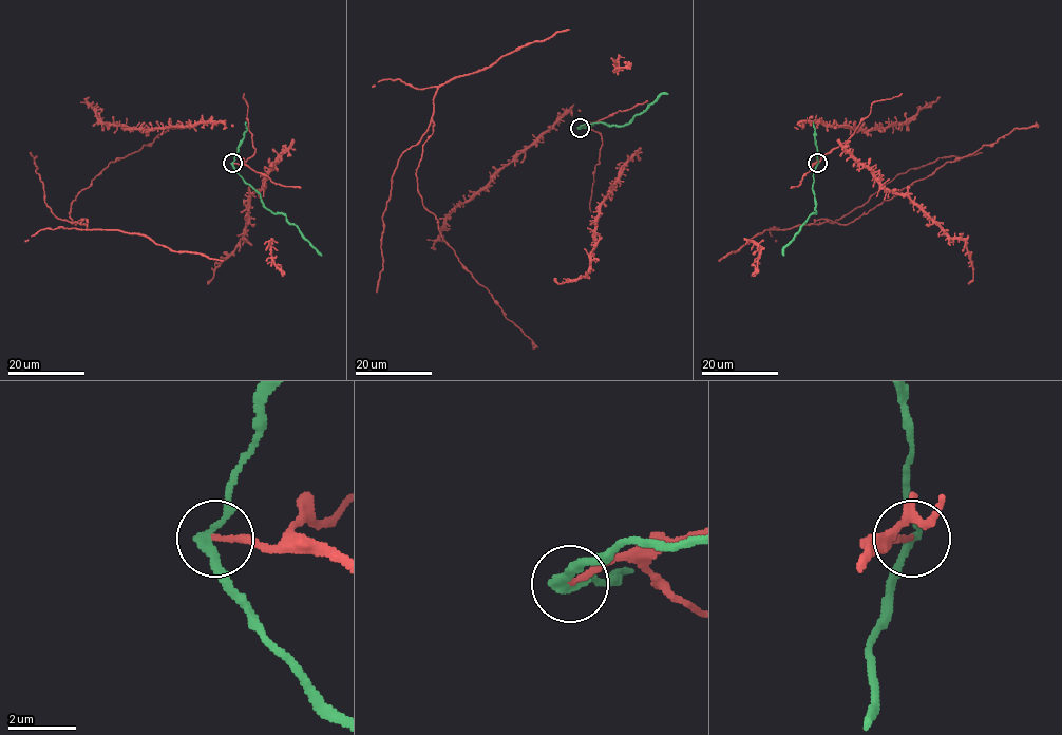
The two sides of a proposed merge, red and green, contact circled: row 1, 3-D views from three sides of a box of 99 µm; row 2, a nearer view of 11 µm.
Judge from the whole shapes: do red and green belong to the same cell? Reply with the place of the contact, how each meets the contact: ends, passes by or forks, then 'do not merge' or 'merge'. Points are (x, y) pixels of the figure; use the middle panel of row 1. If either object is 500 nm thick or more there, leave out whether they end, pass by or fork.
place (580, 128); red ends; green passes by; do not merge

